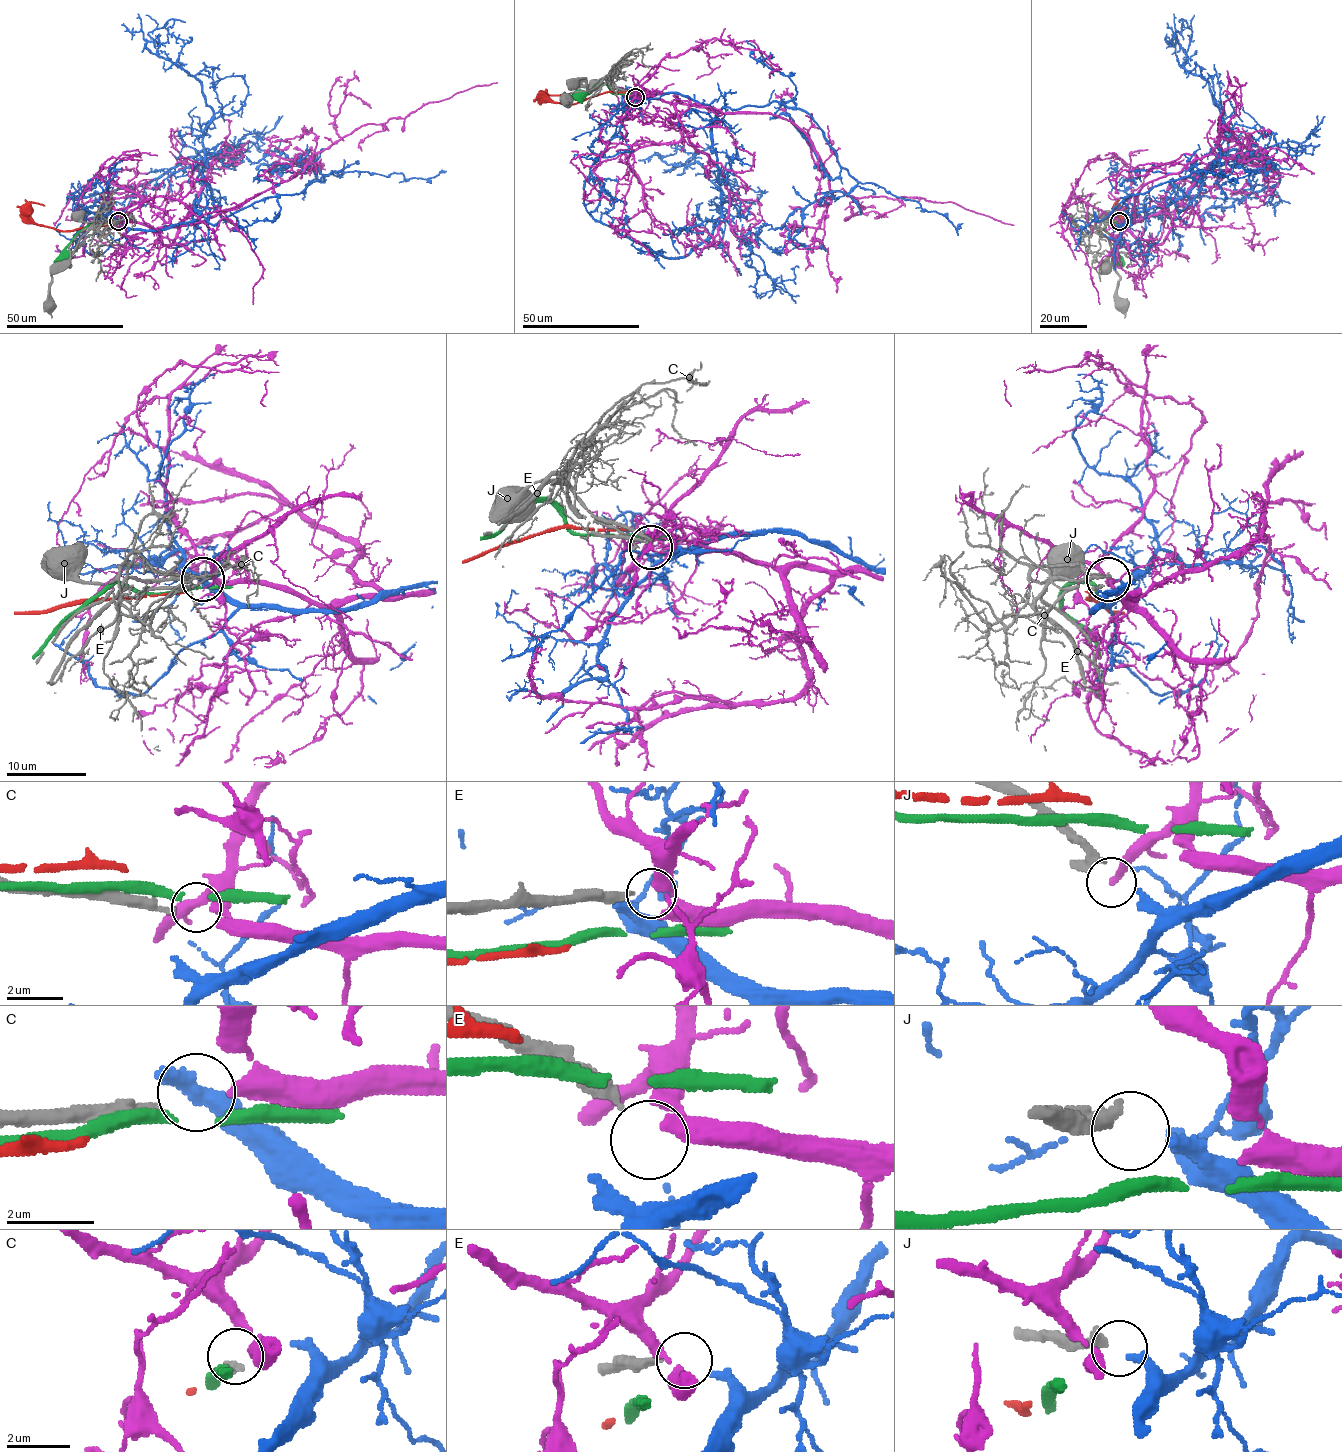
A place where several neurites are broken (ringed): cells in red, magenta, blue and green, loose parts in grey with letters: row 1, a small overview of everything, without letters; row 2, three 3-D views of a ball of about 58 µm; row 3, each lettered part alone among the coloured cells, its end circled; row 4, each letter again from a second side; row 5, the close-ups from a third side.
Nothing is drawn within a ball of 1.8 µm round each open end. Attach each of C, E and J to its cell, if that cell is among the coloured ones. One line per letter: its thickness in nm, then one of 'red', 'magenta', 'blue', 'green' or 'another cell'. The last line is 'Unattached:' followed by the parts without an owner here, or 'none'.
C: 200 nm | magenta
E: 260 nm | another cell
J: 420 nm | blue
Unattached: E

